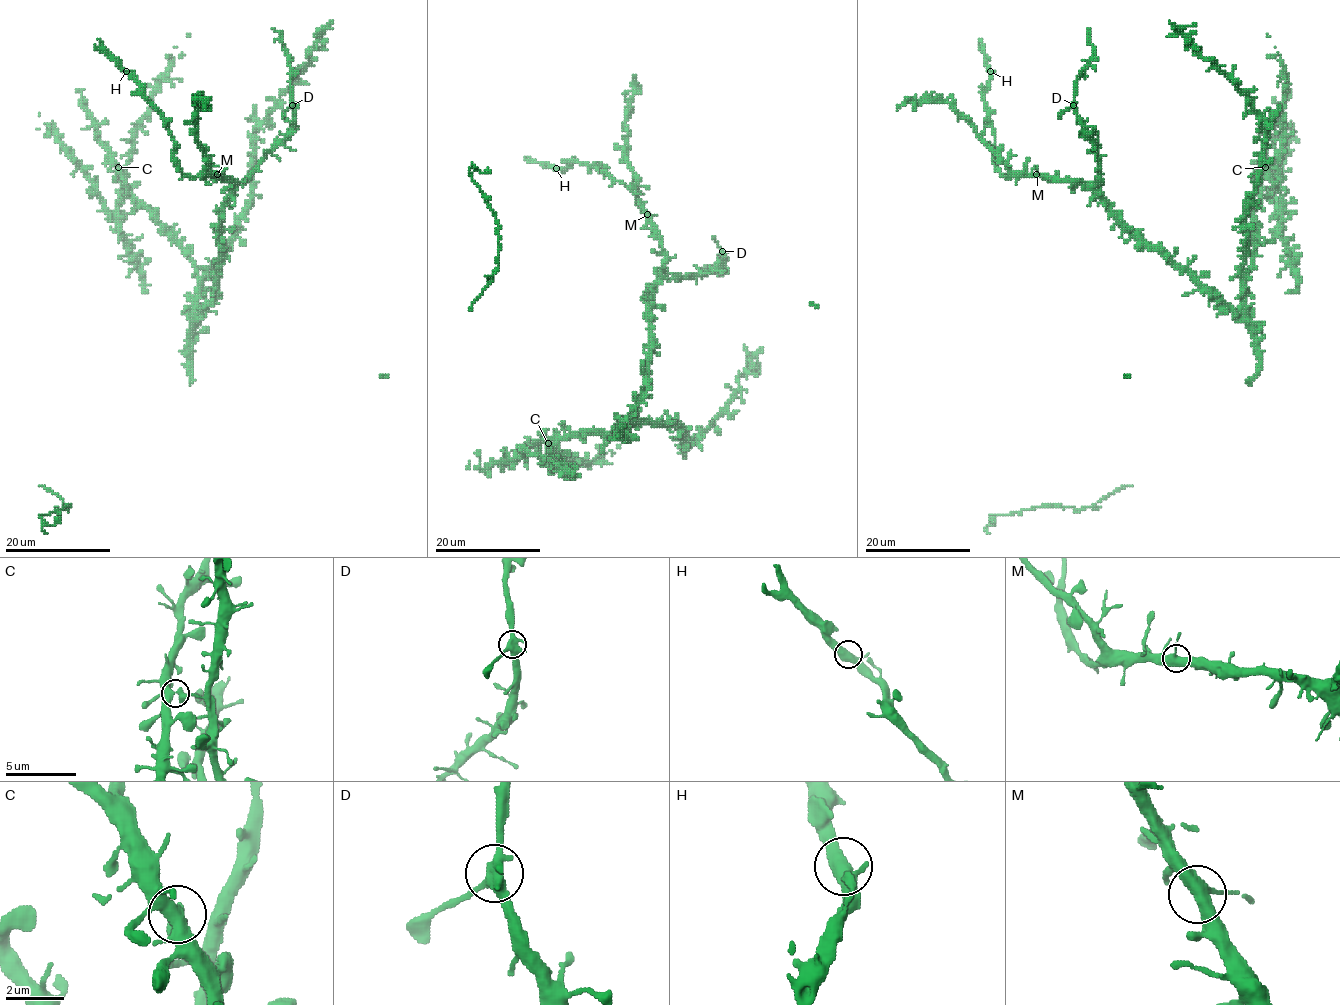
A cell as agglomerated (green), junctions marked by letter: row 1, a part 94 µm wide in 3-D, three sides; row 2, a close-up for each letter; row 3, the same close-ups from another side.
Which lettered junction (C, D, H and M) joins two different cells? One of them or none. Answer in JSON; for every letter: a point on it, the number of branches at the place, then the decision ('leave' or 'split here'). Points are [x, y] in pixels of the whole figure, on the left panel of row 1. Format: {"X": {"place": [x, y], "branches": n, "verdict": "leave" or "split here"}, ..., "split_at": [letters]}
{"C": {"place": [118, 167], "branches": 3, "verdict": "leave"}, "D": {"place": [292, 105], "branches": 3, "verdict": "leave"}, "H": {"place": [126, 71], "branches": 3, "verdict": "leave"}, "M": {"place": [217, 174], "branches": 3, "verdict": "leave"}, "split_at": []}

